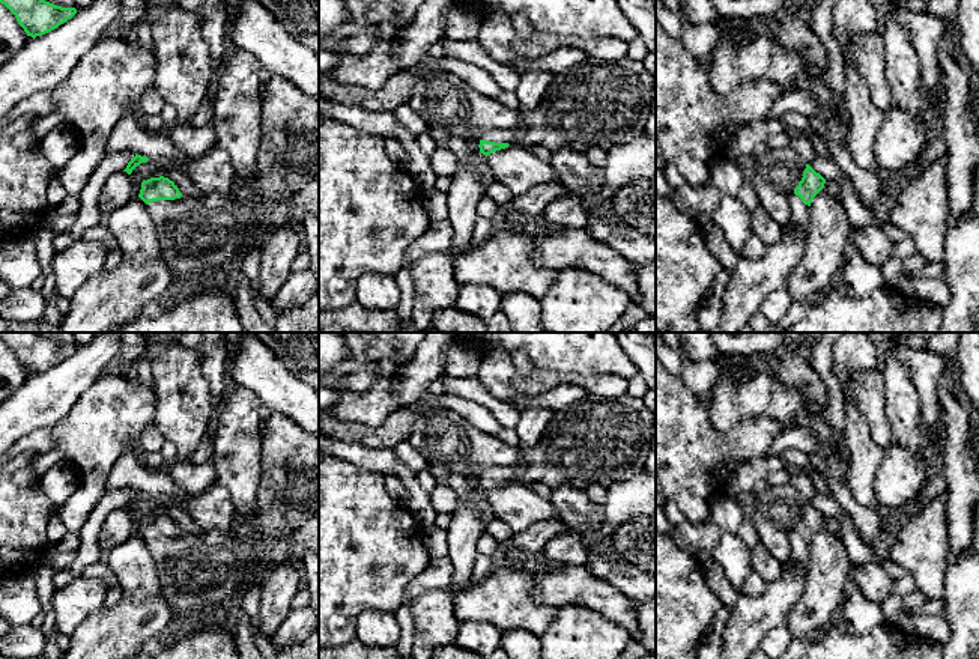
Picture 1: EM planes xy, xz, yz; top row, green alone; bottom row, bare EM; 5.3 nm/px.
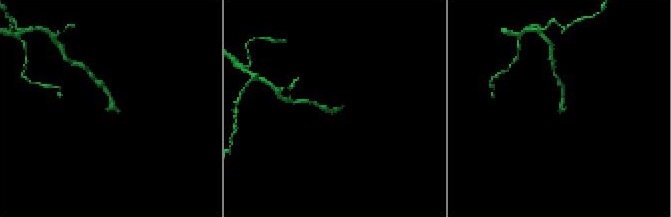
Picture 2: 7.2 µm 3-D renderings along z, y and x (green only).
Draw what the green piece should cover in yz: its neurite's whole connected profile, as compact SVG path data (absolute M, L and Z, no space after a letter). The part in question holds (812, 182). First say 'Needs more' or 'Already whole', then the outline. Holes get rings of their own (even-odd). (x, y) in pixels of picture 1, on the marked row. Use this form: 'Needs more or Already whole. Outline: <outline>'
Needs more. Outline: M806 164L803 178L791 194L791 214L788 221L782 226L782 233L797 227L806 238L811 221L809 206L814 197L824 188L824 184L826 179Z

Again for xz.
Needs more. Outline: M588 59L555 74L538 107L532 111L519 110L522 125L513 129L481 132L480 152L490 155L508 146L543 146L550 153L573 149L585 153L590 147L609 150L645 135L650 104L656 98L653 77L642 60Z

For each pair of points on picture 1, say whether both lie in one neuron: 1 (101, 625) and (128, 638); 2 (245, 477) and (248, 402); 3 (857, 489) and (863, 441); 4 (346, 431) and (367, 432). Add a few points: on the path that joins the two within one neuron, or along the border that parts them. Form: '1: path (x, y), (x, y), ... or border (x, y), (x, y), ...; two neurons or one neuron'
1: path (107, 631), (110, 634), (122, 634); one neuron
2: path (245, 459), (247, 420); one neuron
3: path (860, 477), (863, 453); one neuron
4: path (351, 432), (363, 432); one neuron

